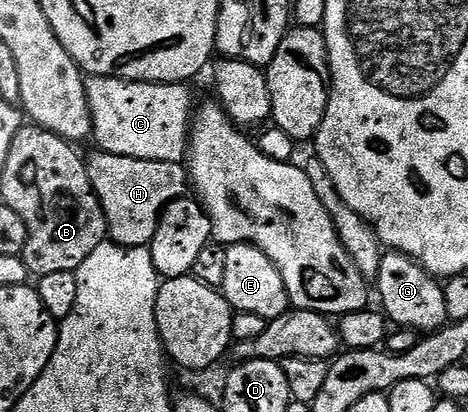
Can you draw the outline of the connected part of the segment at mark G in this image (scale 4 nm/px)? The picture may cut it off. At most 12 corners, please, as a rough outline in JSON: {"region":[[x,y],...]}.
{"region":[[410,256],[381,257],[383,313],[427,336],[449,325],[443,285]]}

